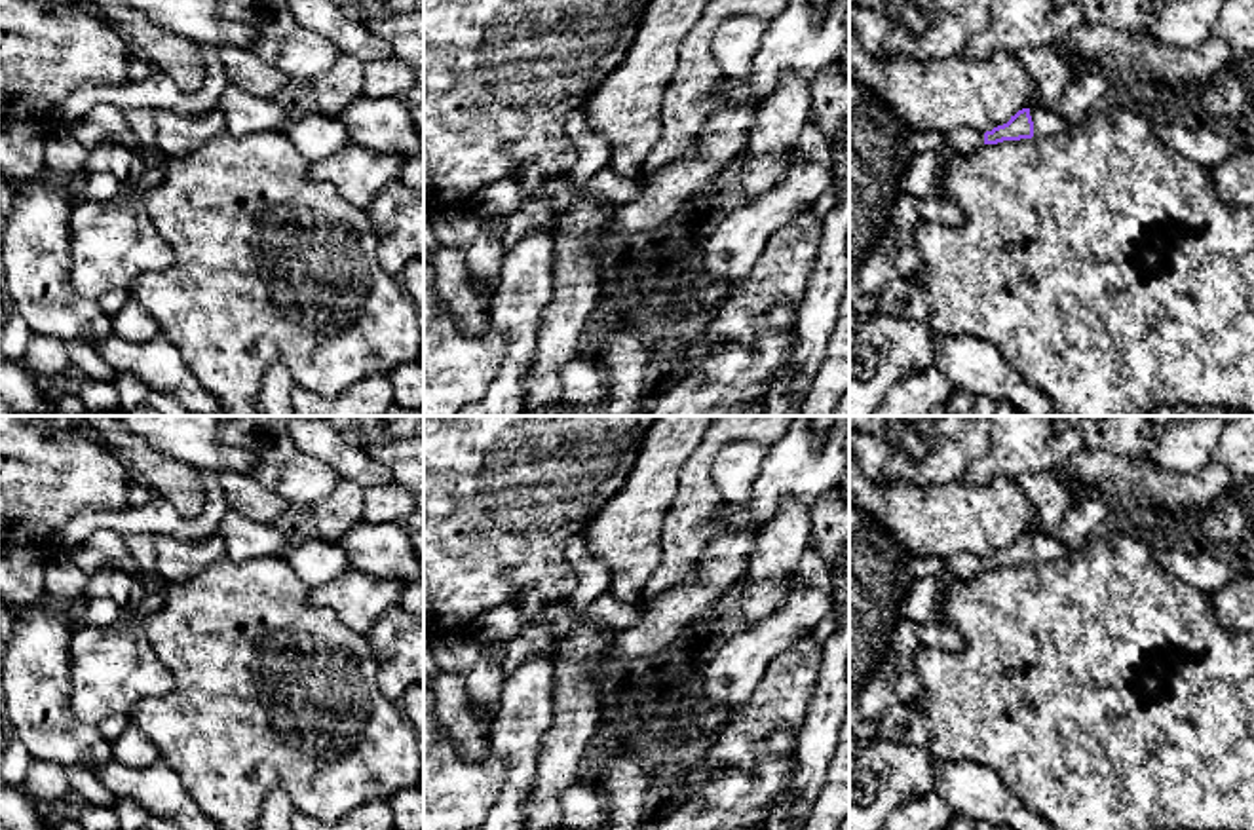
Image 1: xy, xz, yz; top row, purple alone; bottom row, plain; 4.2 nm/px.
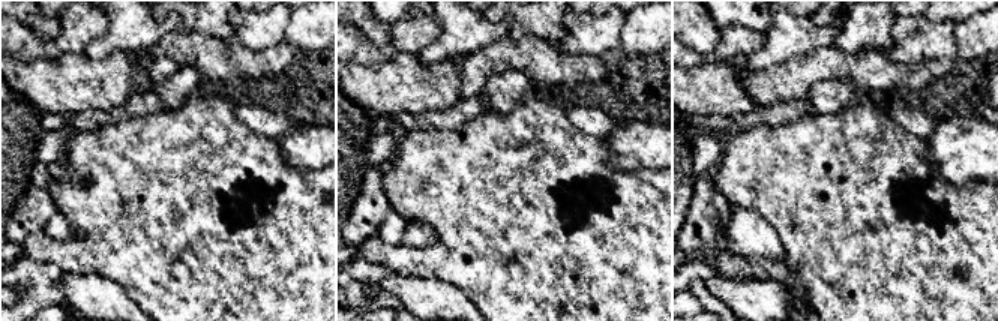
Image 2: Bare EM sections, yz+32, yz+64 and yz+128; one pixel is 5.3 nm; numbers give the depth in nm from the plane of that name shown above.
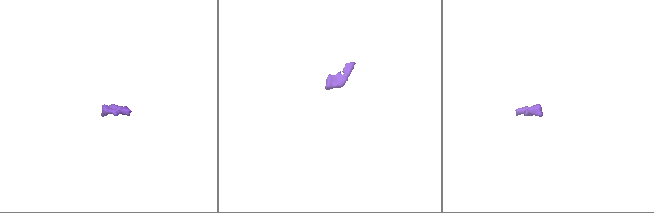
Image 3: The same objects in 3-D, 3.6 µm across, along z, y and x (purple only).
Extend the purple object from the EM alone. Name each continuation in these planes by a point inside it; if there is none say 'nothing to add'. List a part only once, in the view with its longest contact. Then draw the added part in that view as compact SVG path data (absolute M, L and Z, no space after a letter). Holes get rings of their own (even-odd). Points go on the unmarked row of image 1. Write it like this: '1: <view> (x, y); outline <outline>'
1: yz (1045, 547); outline M1039 530L1030 532L1030 541L1036 564L1060 560L1072 555L1054 536L1047 536Z

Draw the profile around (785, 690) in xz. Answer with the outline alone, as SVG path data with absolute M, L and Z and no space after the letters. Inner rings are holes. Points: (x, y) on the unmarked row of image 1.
M813 631L770 661L743 712L707 748L709 777L694 796L728 767L752 769L754 750L779 729L798 737L819 678L821 651Z

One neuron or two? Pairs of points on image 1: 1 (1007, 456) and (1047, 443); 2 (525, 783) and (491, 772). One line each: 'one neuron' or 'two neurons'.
1: one neuron
2: two neurons

